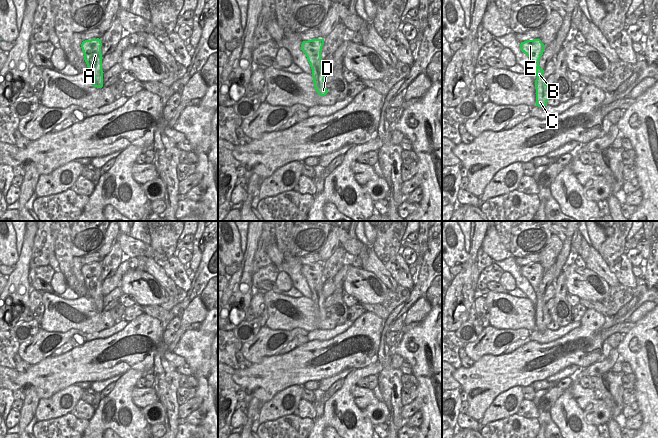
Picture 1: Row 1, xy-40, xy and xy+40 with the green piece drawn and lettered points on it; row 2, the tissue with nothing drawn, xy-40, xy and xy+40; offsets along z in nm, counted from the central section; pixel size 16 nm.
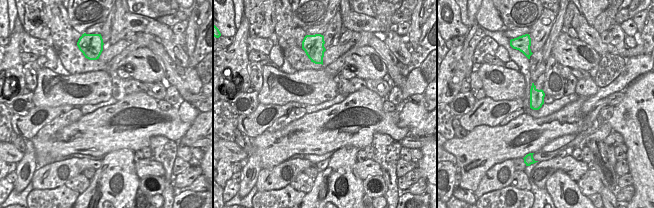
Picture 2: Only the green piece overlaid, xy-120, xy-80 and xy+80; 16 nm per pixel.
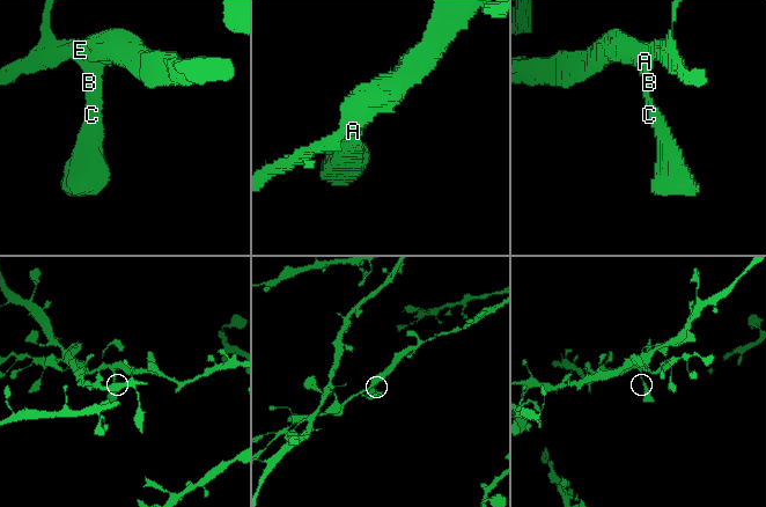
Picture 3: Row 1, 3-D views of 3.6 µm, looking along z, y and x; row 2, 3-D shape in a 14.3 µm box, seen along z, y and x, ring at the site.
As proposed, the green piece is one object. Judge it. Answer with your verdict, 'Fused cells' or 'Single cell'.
Single cell.

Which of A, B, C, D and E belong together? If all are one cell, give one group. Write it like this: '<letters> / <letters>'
A B C D E

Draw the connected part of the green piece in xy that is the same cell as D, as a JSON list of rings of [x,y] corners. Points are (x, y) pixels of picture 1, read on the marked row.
[[[312,39],[303,41],[301,44],[301,50],[305,53],[307,60],[312,69],[312,77],[316,92],[320,96],[325,96],[328,93],[325,84],[326,74],[323,72],[323,60],[321,58],[322,47],[324,45],[324,39]]]

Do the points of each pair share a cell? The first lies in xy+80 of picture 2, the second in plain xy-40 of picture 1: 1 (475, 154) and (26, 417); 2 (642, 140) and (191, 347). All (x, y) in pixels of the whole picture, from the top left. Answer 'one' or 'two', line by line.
1: two
2: one

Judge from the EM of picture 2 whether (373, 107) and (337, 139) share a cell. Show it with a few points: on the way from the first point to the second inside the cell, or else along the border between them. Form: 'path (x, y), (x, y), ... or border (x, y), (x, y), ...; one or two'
path (382, 121), (376, 125), (364, 128), (352, 137); one

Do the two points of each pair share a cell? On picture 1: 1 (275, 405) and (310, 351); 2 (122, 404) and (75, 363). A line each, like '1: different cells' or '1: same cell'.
1: different cells
2: different cells

